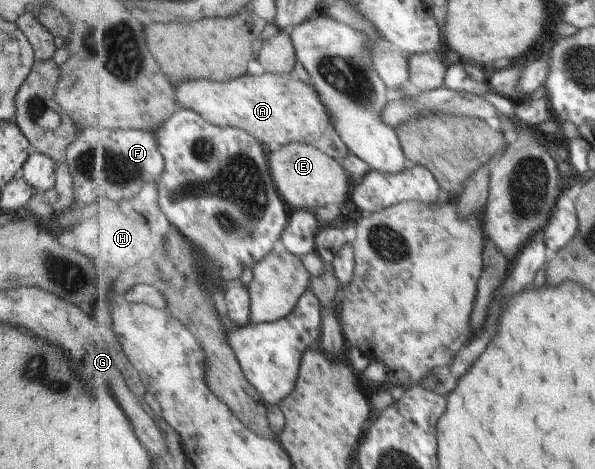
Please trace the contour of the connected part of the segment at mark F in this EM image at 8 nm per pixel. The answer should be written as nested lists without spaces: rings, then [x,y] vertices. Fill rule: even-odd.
[[[80,130],[66,148],[67,172],[71,177],[74,203],[95,202],[96,198],[110,198],[123,202],[135,198],[149,181],[158,182],[165,168],[162,151],[154,131],[143,130]]]

